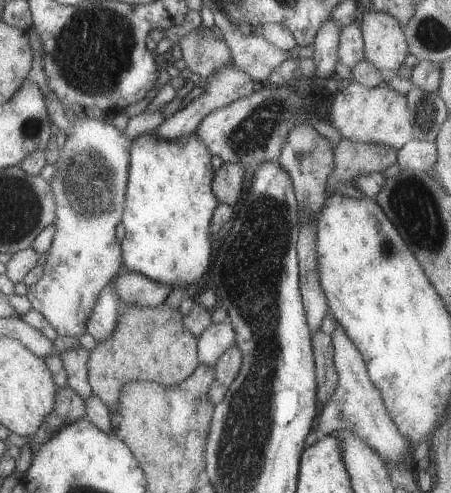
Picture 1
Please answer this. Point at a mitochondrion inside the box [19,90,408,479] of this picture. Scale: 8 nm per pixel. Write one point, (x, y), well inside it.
(90, 184)

